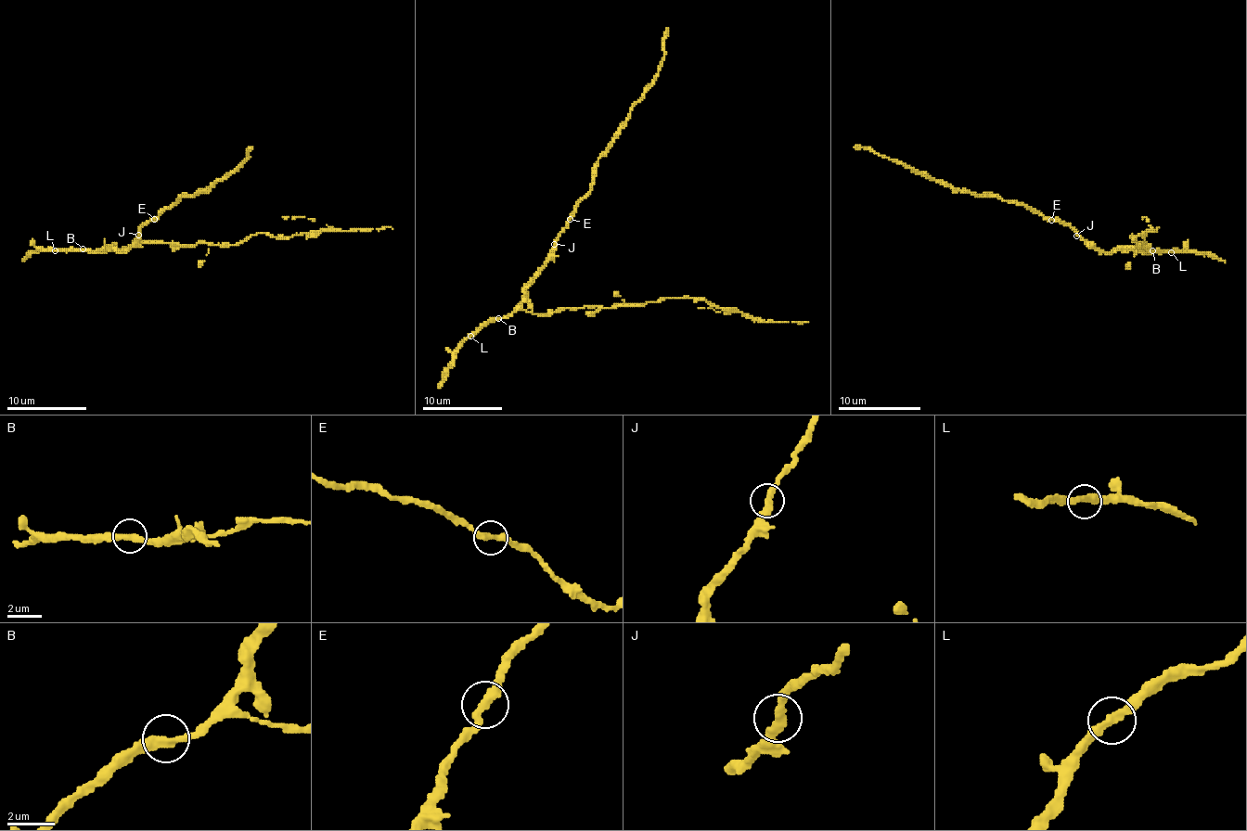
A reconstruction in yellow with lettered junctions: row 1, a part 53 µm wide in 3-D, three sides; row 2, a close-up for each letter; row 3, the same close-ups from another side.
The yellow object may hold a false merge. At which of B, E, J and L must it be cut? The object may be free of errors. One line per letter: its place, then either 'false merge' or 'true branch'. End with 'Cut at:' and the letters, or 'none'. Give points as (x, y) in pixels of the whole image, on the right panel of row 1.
B: (1152, 250) | true branch
E: (1051, 220) | true branch
J: (1076, 236) | true branch
L: (1171, 252) | true branch
Cut at: none

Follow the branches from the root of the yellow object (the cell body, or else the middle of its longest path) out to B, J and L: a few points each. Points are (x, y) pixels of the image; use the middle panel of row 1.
B: (528, 282), (526, 298), (510, 313), (498, 318)
J: (528, 282), (544, 263), (554, 244)
L: (528, 282), (526, 298), (510, 313), (502, 318), (490, 318), (470, 336)

